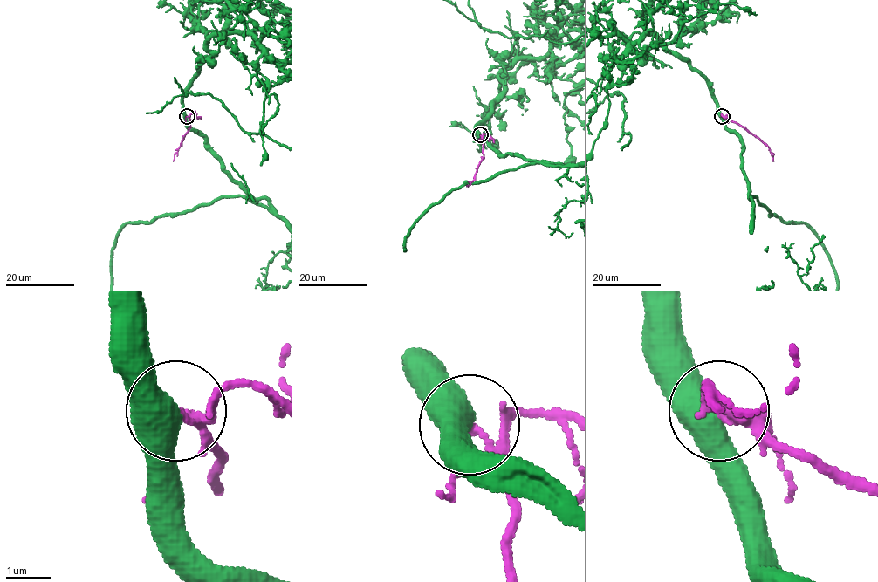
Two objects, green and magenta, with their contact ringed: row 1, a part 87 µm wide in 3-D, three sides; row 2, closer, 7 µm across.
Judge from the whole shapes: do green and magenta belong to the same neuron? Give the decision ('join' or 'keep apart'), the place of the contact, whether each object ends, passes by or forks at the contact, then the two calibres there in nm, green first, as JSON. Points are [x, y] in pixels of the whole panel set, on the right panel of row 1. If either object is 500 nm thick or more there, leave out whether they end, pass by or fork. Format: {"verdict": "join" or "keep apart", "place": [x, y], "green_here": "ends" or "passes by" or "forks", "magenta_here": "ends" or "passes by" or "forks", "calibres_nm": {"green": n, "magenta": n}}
{"verdict": "keep apart", "place": [722, 116], "green_here": "passes by", "magenta_here": "forks", "calibres_nm": {"green": 480, "magenta": 100}}

